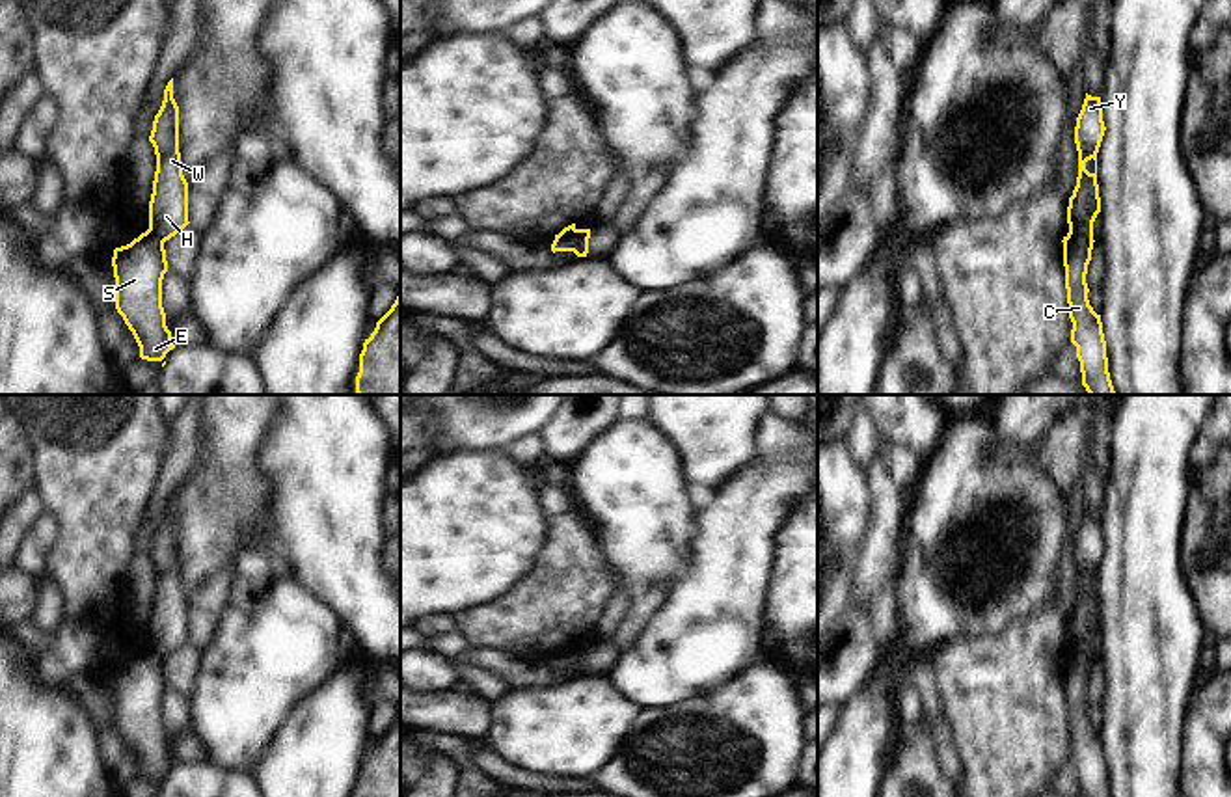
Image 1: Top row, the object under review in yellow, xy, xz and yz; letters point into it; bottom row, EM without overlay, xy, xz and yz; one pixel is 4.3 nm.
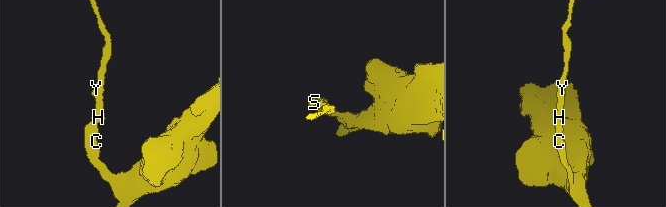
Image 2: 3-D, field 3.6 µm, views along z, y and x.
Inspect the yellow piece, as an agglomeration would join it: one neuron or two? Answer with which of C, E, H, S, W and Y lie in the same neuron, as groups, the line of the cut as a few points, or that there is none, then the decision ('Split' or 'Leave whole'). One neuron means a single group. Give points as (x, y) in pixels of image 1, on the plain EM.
Groups: C E S / H W Y. Split along yz (1068, 652), (1092, 656). Split.

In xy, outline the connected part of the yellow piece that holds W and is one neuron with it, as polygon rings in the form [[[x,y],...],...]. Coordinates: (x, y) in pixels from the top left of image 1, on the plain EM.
[[[173,495],[155,533],[149,559],[156,572],[156,588],[149,618],[149,648],[162,659],[175,654],[188,639],[188,600],[179,570],[179,523],[173,516]]]

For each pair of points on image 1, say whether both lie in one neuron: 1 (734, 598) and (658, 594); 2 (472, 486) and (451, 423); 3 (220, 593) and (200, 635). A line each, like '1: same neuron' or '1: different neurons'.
1: different neurons
2: different neurons
3: same neuron

